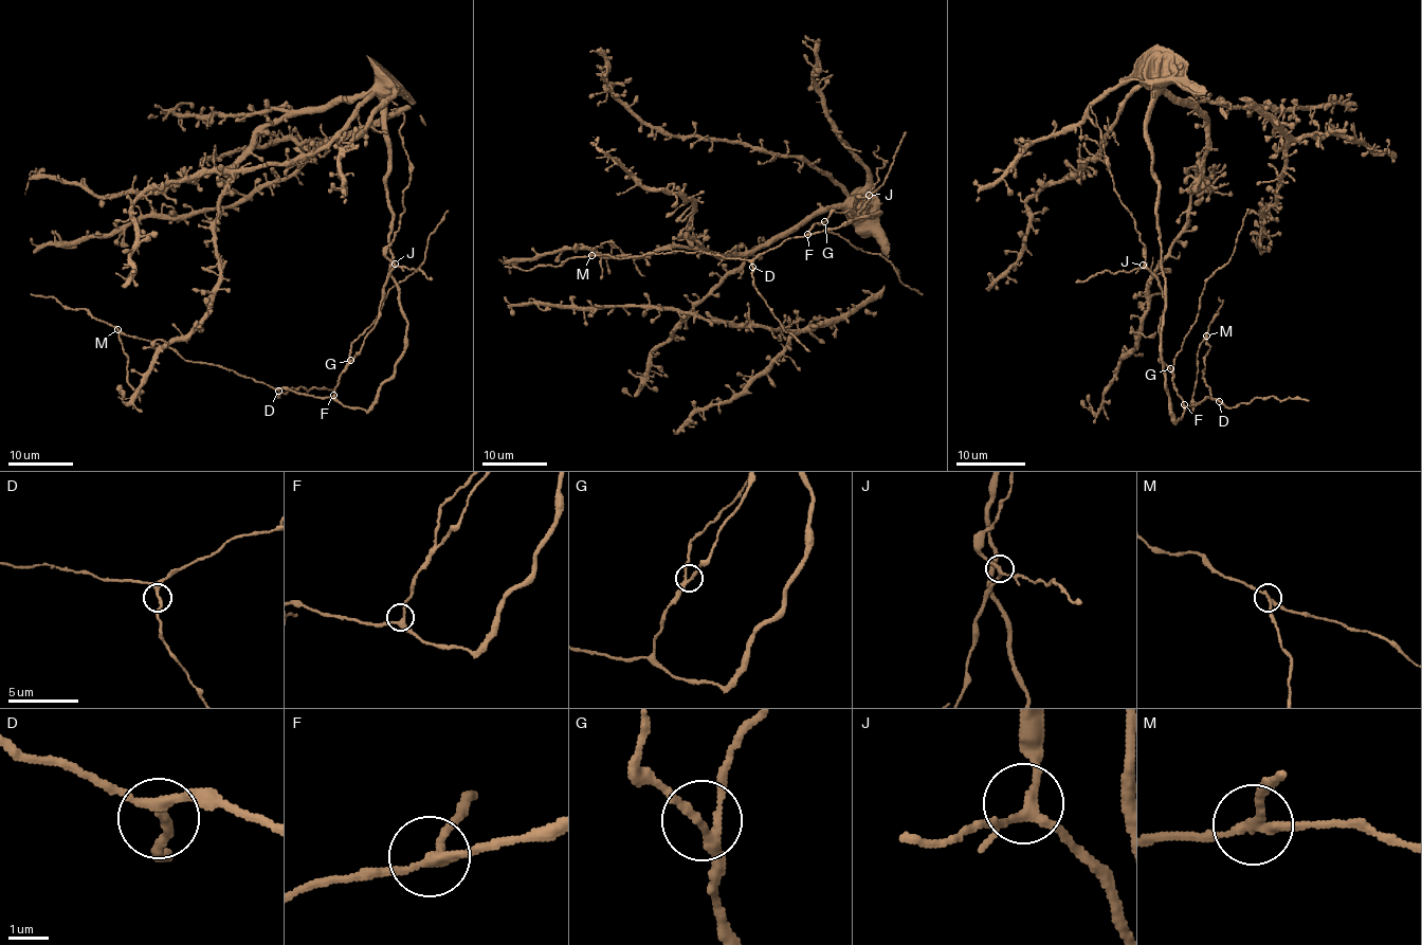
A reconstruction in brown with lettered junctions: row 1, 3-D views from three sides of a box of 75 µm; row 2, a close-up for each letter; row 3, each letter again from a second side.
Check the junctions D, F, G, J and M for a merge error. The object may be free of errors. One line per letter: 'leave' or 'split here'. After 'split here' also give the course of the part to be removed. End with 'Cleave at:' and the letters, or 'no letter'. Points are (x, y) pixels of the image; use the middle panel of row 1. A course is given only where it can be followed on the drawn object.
D: leave
F: leave
G: leave
J: leave
M: split here | (591, 255), (598, 246), (614, 242)
Cleave at: M

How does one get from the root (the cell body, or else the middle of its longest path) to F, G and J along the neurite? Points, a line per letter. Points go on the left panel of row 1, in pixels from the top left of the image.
F: (386, 187), (392, 213), (392, 277), (407, 323), (405, 350), (367, 411), (344, 405), (333, 395)
G: (386, 187), (392, 277), (407, 332), (396, 371), (367, 411), (344, 405), (334, 396), (350, 360)
J: (386, 187), (405, 350), (378, 399), (353, 409), (334, 386), (375, 325), (395, 264)

